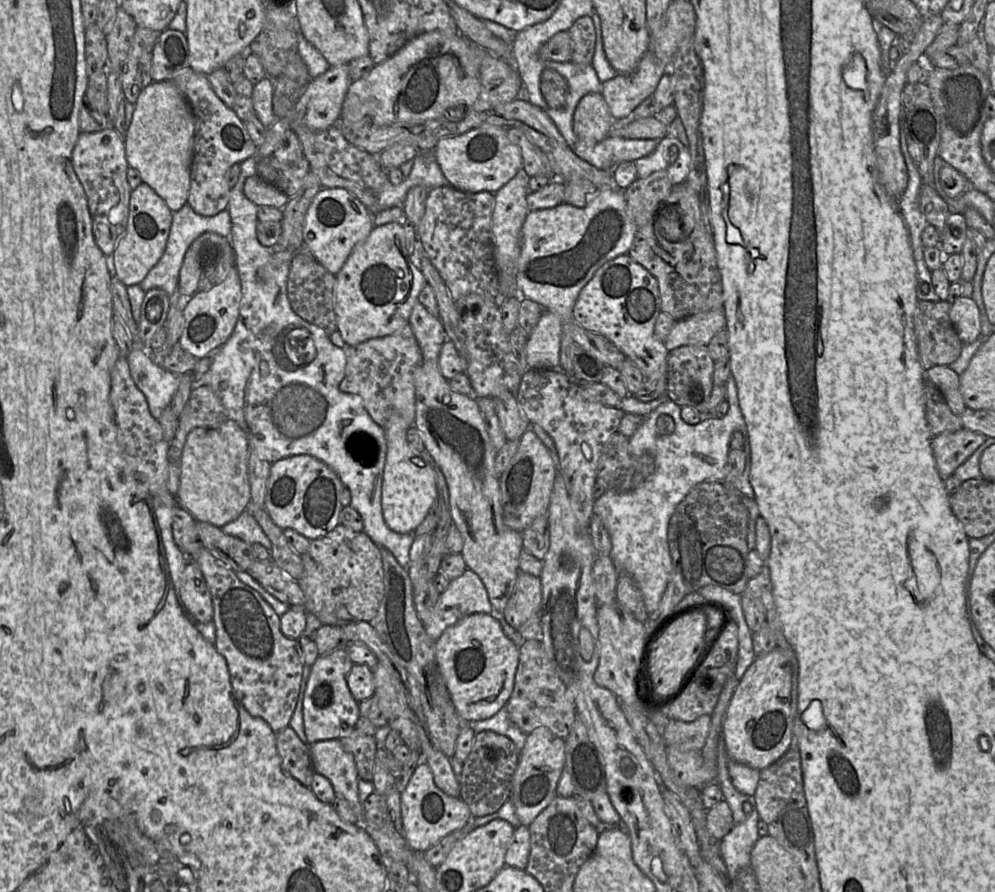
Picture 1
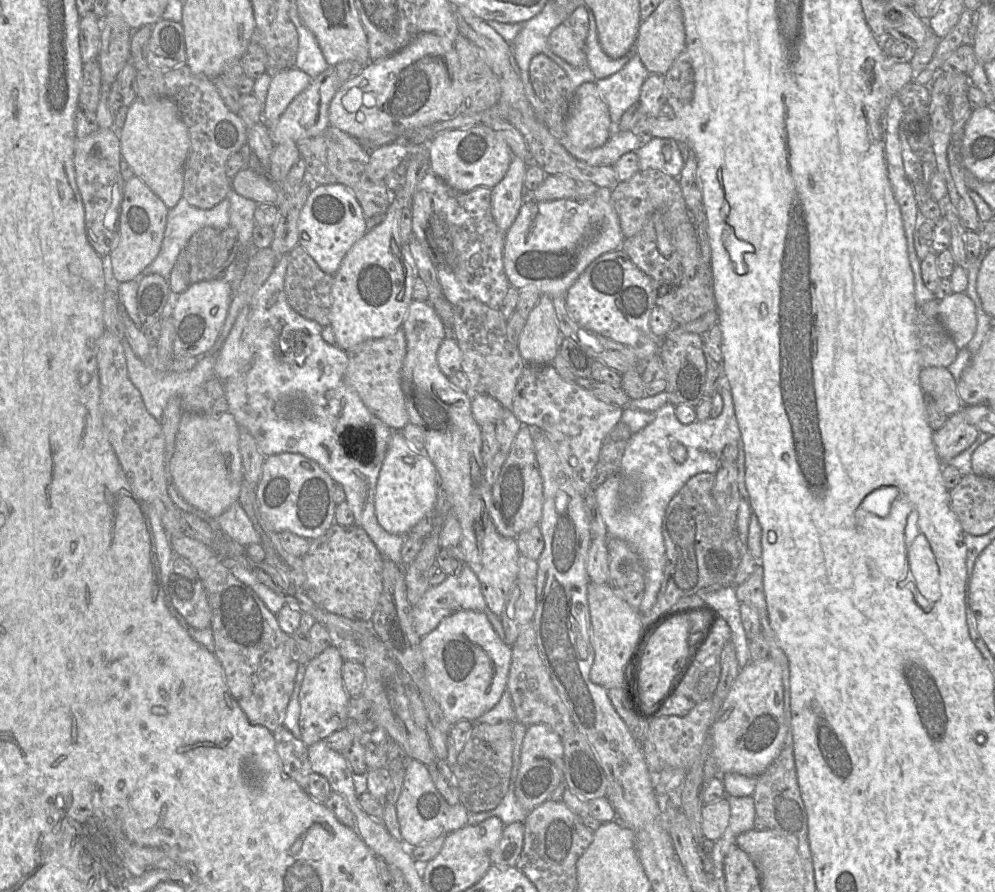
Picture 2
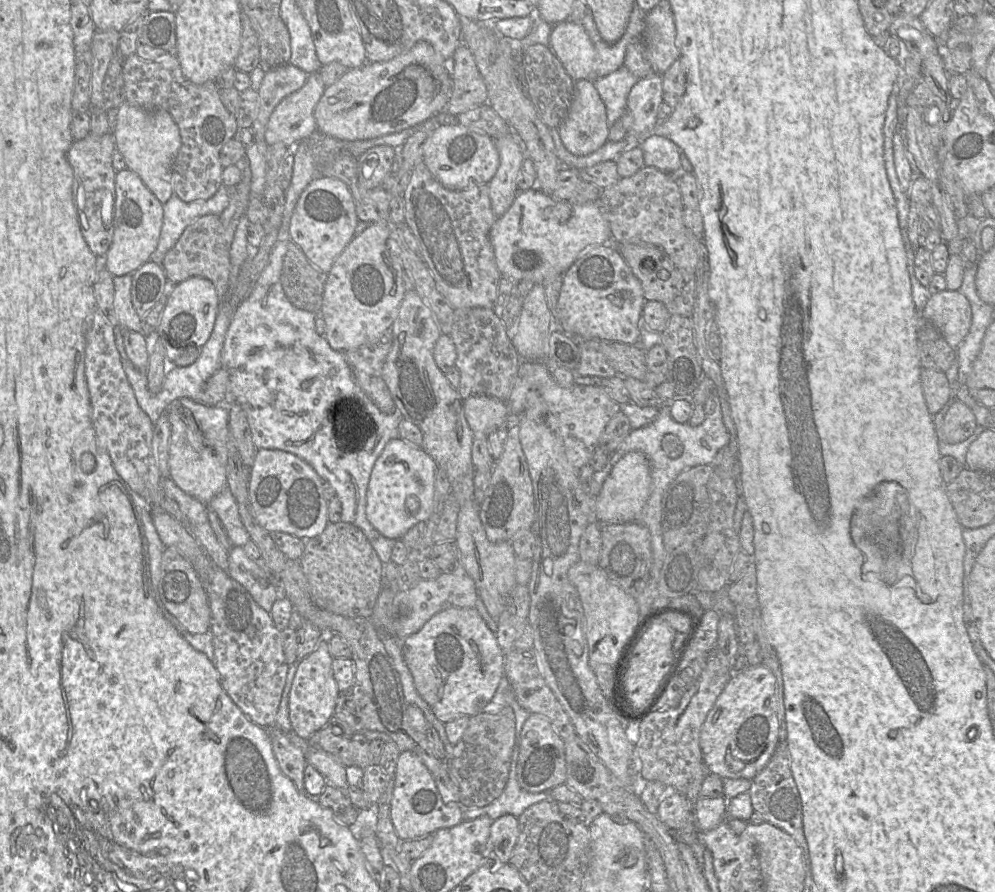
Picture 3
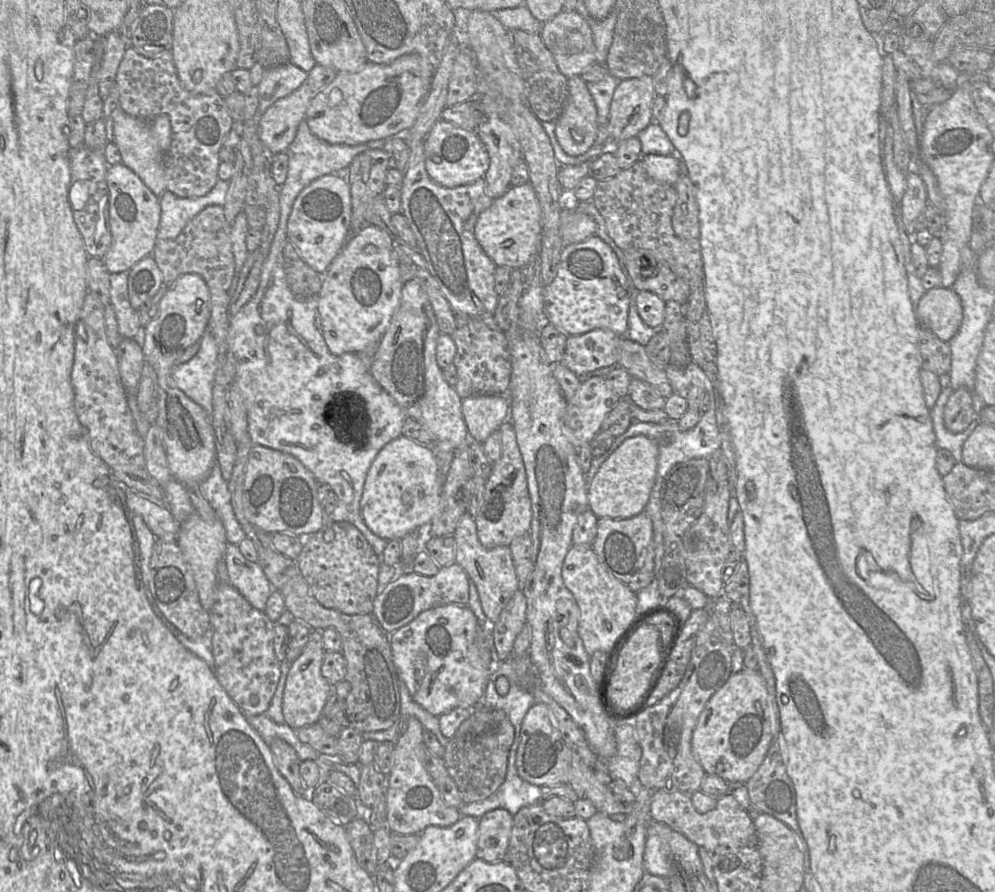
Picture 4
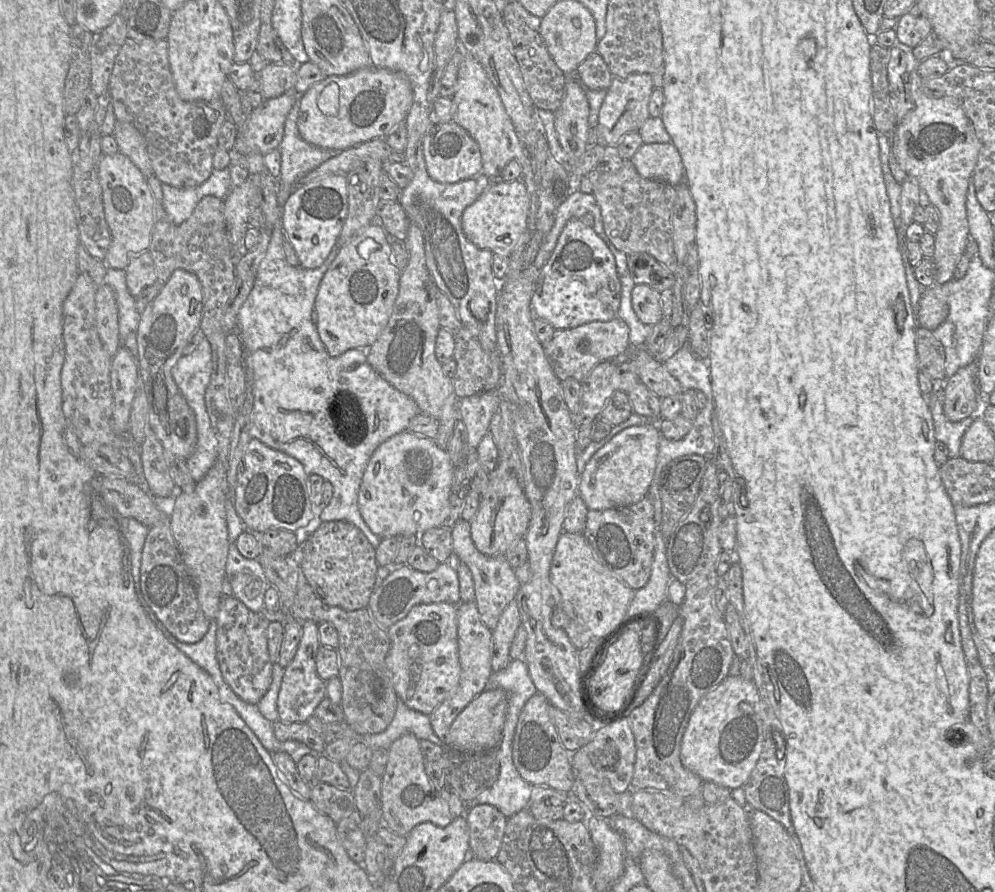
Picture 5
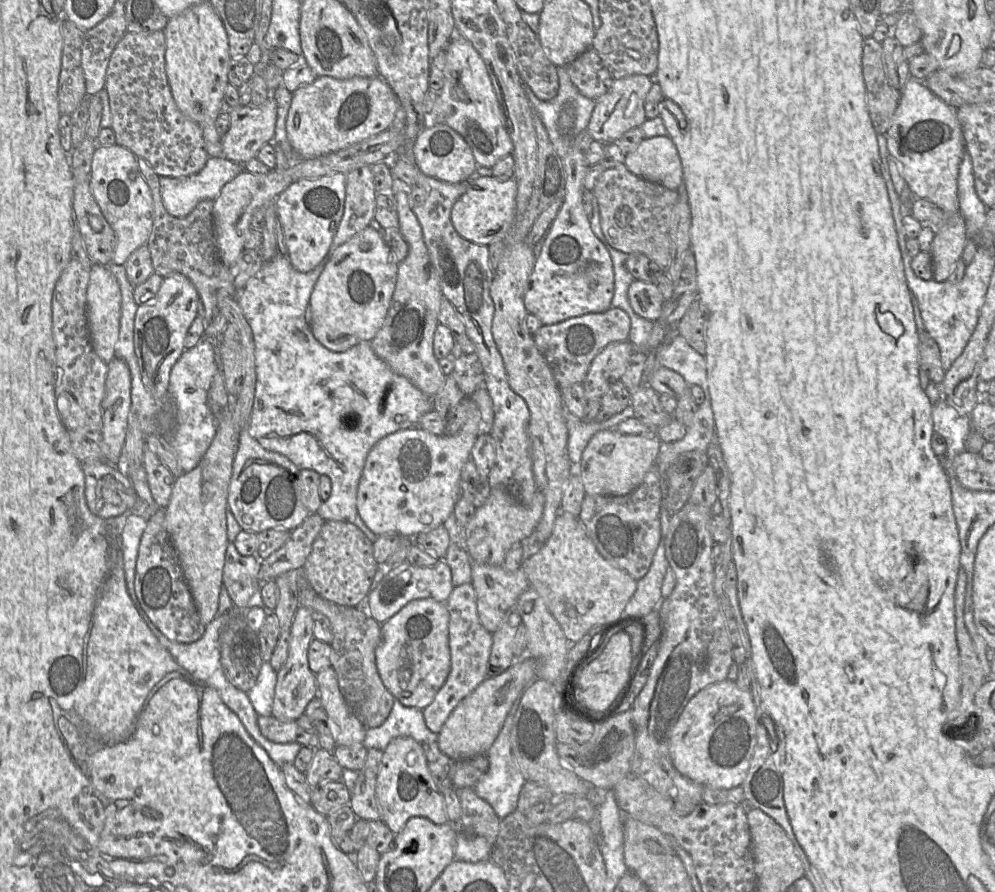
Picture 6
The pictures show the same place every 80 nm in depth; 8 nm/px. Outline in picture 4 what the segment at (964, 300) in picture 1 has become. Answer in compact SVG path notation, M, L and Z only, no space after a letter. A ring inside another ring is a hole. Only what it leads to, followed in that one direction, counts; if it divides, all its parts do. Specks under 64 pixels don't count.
M931 288L921 297L916 316L921 326L948 342L958 332L963 319L961 298L951 288Z

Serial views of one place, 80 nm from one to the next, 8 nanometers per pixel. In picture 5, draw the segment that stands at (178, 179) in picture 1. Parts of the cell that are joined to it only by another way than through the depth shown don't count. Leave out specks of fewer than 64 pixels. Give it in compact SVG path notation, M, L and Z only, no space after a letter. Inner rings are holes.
M116 120L112 135L118 144L119 152L127 156L144 176L154 174L146 140L135 126Z

